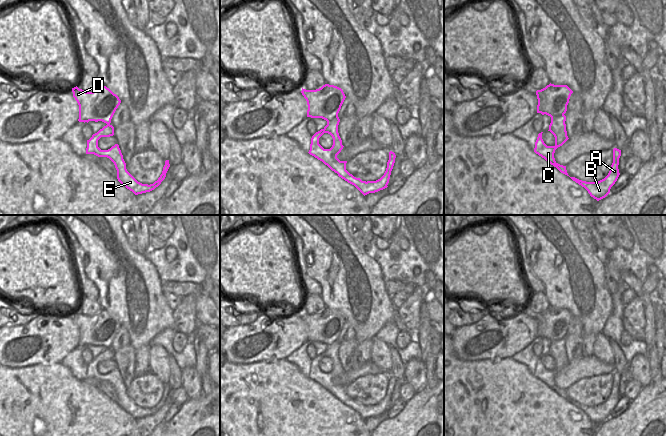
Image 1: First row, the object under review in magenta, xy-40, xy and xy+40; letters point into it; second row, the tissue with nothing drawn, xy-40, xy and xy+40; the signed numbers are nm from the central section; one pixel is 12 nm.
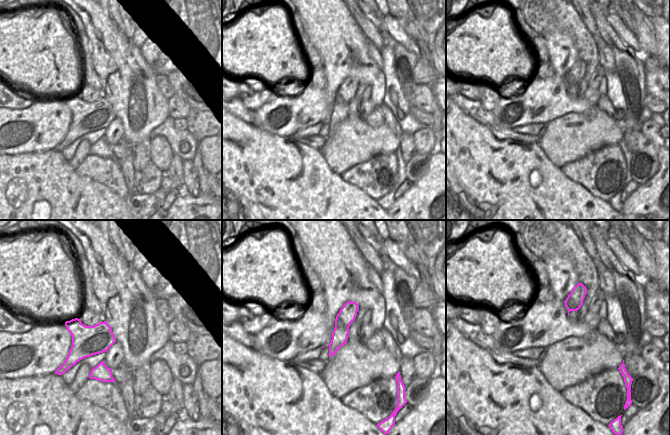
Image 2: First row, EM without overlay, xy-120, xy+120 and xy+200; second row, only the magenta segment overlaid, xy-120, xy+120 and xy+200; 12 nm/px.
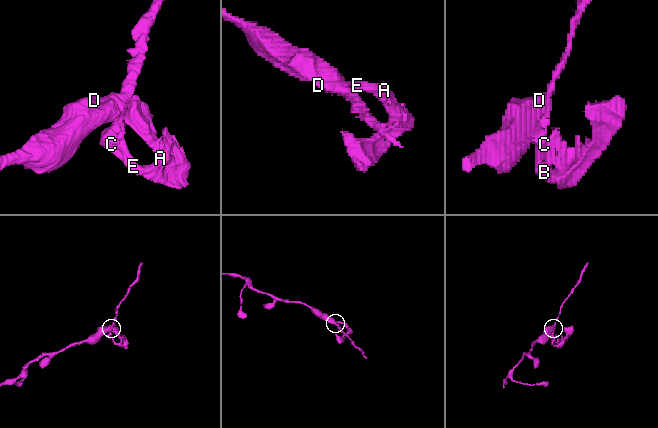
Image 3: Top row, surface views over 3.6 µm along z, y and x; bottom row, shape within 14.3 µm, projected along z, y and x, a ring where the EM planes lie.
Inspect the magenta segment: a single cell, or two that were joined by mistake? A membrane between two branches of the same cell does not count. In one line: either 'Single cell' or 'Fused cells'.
Fused cells.

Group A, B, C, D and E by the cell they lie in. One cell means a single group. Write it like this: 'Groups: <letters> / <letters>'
Groups: A B C E / D.

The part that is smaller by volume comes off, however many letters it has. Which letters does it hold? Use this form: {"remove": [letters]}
{"remove": ["A", "B", "C", "E"]}

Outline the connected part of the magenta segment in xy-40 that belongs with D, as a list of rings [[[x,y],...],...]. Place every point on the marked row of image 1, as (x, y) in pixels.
[[[104,85],[93,92],[86,92],[76,86],[72,92],[79,105],[79,122],[102,121],[110,124],[121,103],[119,97]]]

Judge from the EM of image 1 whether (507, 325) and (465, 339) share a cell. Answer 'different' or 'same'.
same

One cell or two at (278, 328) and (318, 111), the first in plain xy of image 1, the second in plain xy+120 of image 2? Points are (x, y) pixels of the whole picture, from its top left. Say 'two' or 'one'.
one

